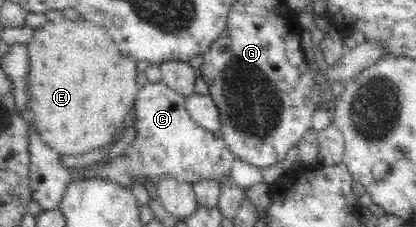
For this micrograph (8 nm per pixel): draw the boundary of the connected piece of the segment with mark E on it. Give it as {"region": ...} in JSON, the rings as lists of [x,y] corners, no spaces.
{"region":[[[64,16],[60,22],[46,20],[34,28],[29,43],[28,86],[30,108],[34,111],[35,126],[41,139],[60,154],[78,155],[89,153],[114,141],[121,124],[126,120],[139,85],[136,83],[136,60],[120,52],[118,43],[104,26],[96,26],[90,19],[69,20]]]}

